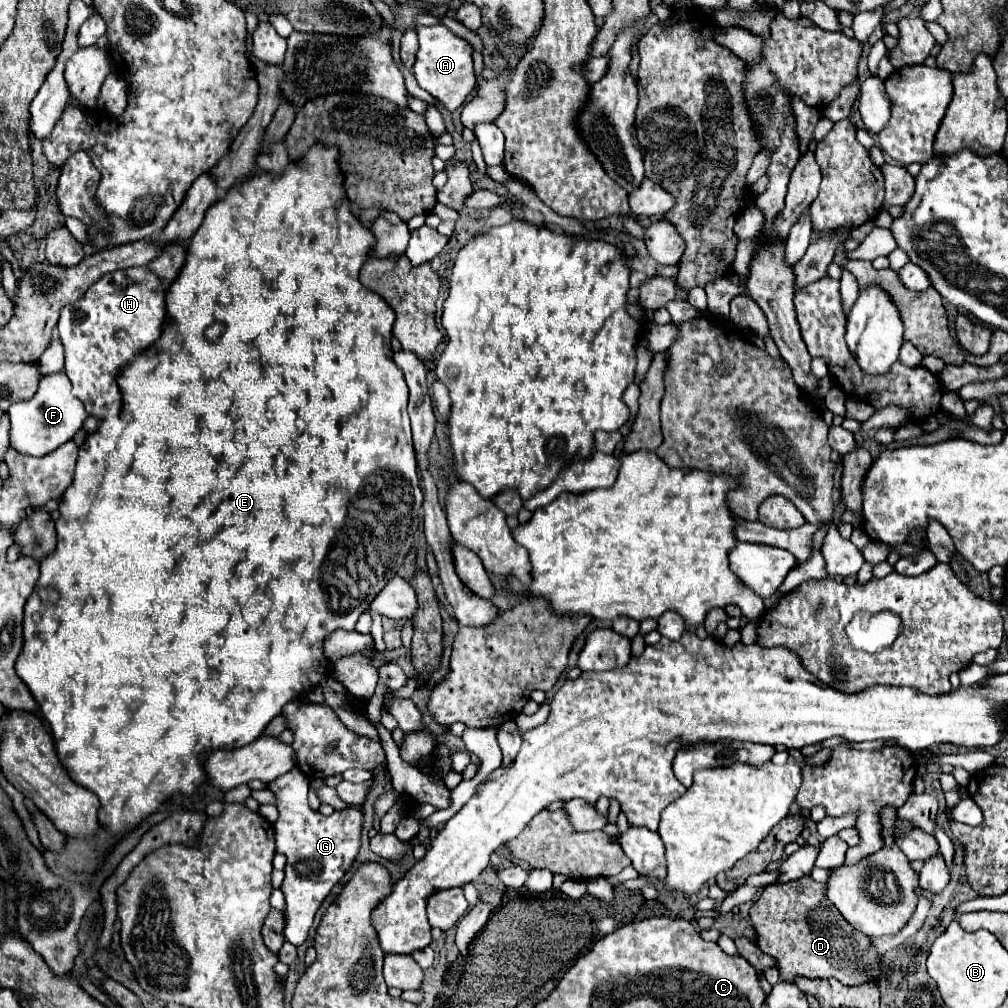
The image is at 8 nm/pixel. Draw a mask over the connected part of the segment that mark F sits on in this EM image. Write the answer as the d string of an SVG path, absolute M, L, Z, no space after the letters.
M65 373L45 375L37 393L27 401L11 405L7 413L11 419L11 447L29 457L45 457L63 443L71 441L87 417L83 403L71 393L71 381Z

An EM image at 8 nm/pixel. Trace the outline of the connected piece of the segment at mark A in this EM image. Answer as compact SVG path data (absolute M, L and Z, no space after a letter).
M445 25L417 27L417 37L419 37L419 51L413 65L413 75L419 87L431 93L435 99L439 99L449 111L455 111L477 85L477 79L473 73L471 45L465 39L451 33Z

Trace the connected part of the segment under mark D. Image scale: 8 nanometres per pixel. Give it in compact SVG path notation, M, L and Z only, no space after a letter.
M807 877L767 885L749 909L749 919L757 935L757 947L777 959L781 979L789 983L797 975L809 979L835 977L845 985L861 985L877 979L873 971L879 971L881 961L875 955L869 937L847 925L825 893L827 887L823 883Z

